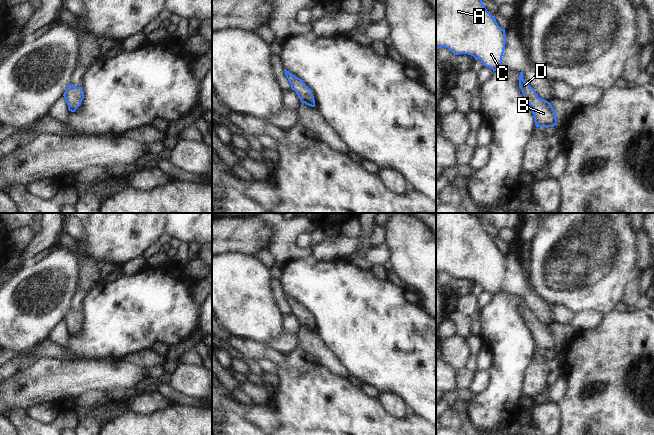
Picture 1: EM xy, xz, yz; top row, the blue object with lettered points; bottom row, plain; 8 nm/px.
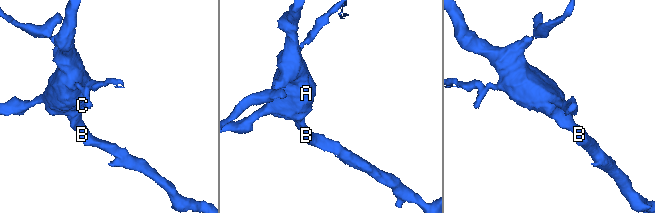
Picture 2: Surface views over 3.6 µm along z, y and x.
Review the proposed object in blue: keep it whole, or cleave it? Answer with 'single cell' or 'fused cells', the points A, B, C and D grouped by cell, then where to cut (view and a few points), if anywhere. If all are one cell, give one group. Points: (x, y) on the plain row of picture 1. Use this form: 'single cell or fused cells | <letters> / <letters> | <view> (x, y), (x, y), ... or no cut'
single cell | A B C D | no cut

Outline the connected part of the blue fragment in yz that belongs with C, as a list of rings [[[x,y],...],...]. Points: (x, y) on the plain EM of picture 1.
[[[436,213],[436,272],[448,272],[453,278],[468,278],[494,295],[505,291],[502,280],[506,268],[502,253],[482,227],[482,221],[469,213]]]

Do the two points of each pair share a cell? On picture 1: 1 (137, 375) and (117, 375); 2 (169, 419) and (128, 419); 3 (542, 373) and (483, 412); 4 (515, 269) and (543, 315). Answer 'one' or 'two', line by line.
1: one
2: one
3: two
4: one

